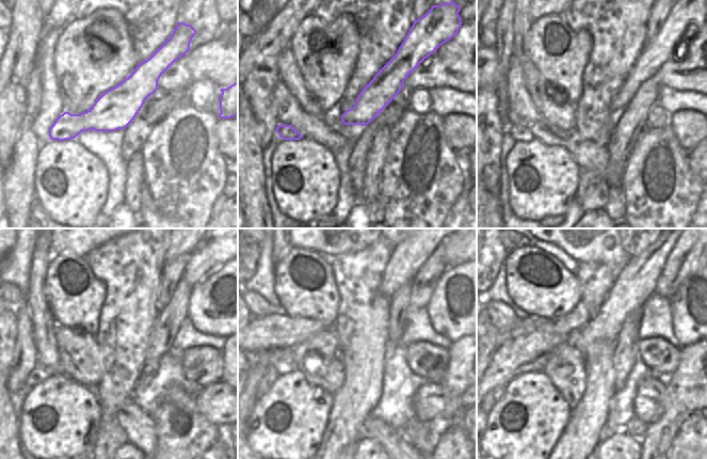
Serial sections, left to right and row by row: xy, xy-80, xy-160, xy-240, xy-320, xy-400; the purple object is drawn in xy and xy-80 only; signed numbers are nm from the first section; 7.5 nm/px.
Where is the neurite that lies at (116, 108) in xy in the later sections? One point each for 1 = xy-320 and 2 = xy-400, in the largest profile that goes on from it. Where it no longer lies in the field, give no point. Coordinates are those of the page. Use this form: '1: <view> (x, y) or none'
1: xy-320 (454, 250)
2: xy-400 (498, 392)

